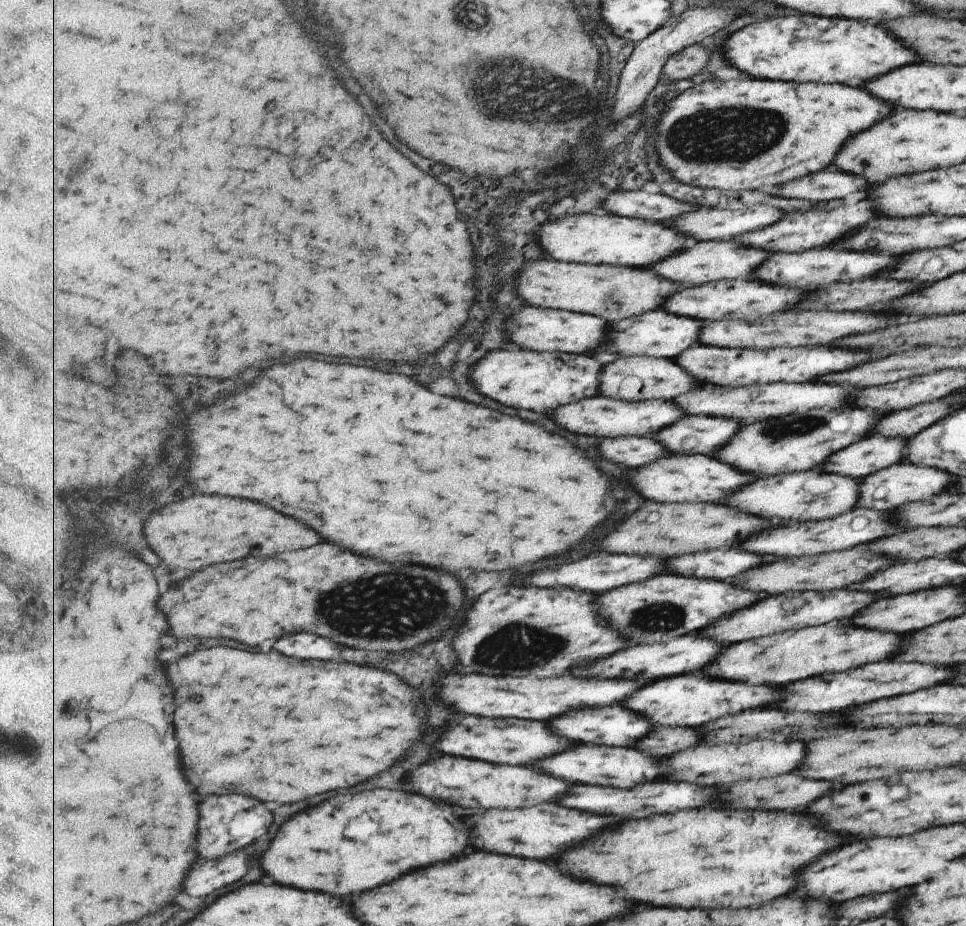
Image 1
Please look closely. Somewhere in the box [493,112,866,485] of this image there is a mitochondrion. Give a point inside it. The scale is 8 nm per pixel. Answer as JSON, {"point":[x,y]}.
{"point":[811,430]}

